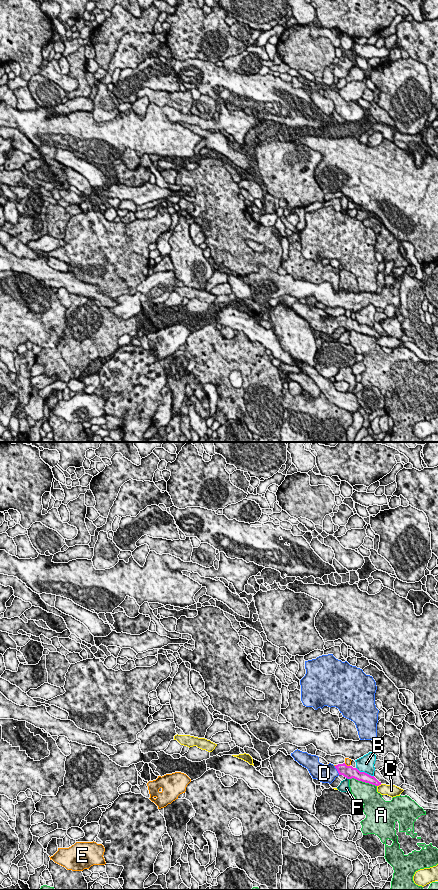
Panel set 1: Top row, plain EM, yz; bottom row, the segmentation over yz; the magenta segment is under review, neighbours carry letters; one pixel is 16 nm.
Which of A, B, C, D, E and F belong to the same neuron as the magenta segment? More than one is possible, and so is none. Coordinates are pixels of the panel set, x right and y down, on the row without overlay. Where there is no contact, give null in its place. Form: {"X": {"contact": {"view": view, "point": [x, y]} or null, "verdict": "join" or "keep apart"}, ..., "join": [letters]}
{"A": {"contact": {"view": "yz", "point": [363, 333]}, "verdict": "keep apart"}, "B": {"contact": {"view": "yz", "point": [364, 324]}, "verdict": "keep apart"}, "C": {"contact": {"view": "yz", "point": [379, 336]}, "verdict": "keep apart"}, "D": {"contact": {"view": "yz", "point": [337, 322]}, "verdict": "join"}, "E": {"contact": {"view": "yz", "point": [346, 317]}, "verdict": "keep apart"}, "F": {"contact": {"view": "yz", "point": [347, 330]}, "verdict": "keep apart"}, "join": ["D"]}

